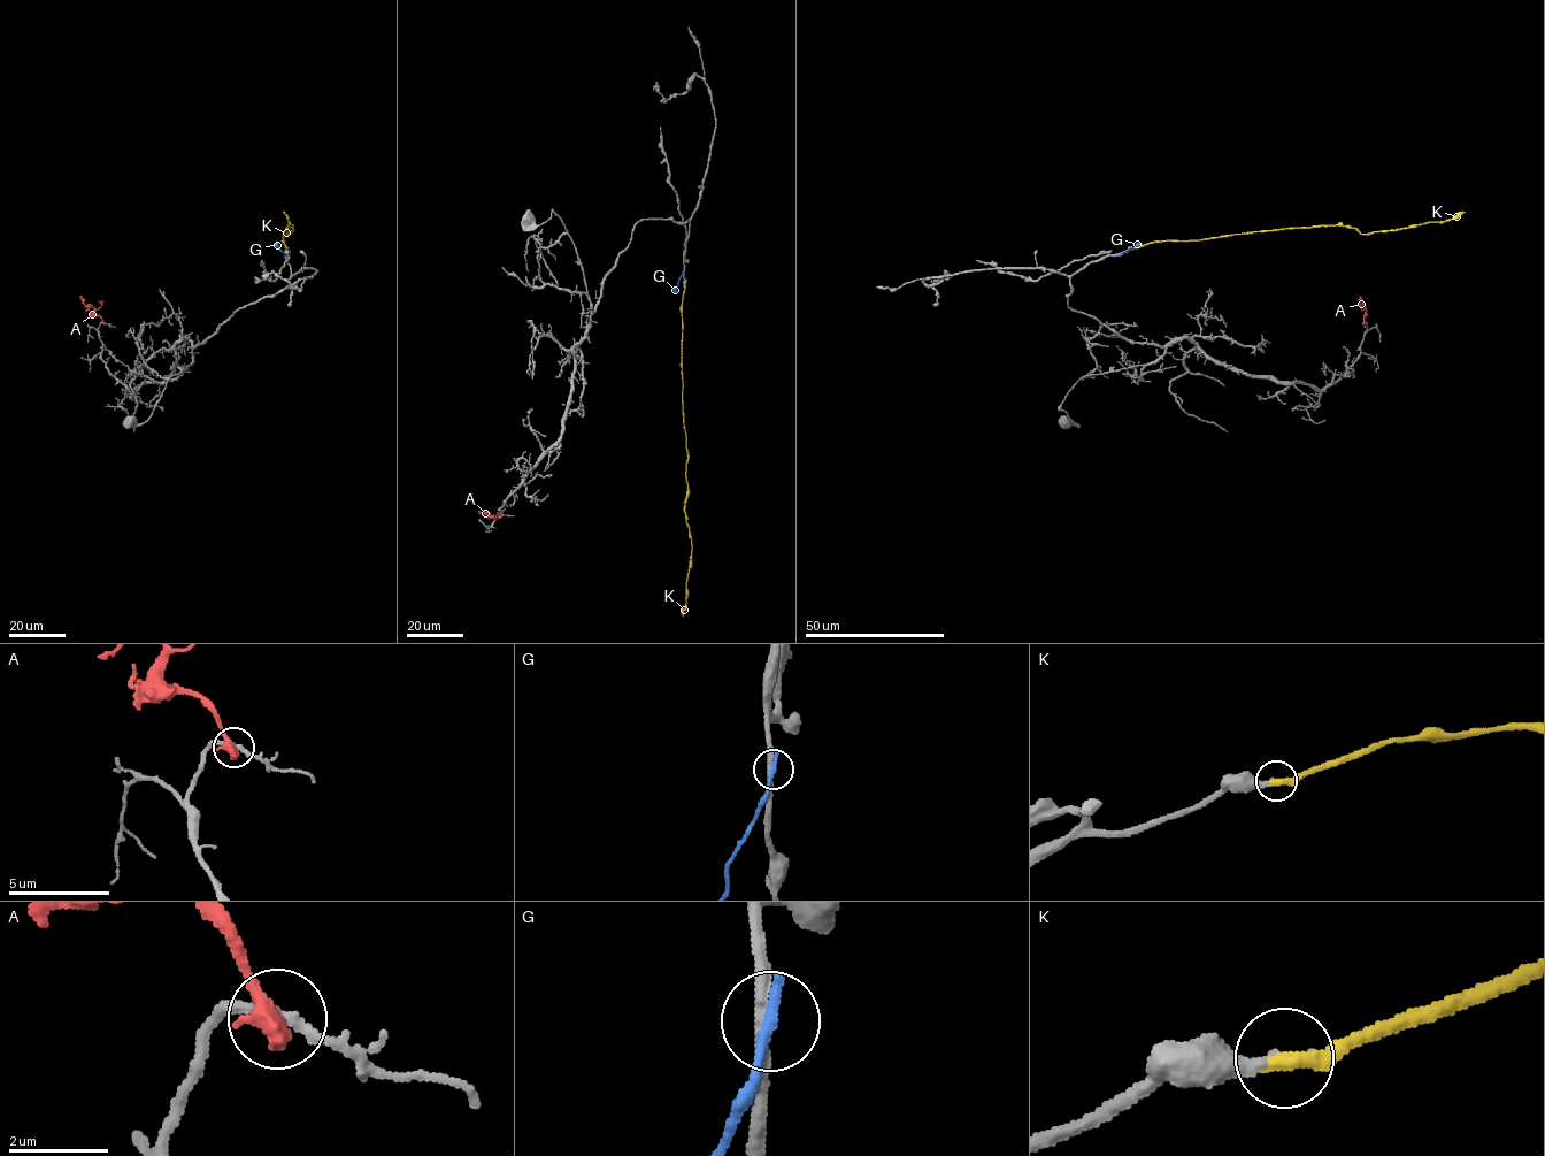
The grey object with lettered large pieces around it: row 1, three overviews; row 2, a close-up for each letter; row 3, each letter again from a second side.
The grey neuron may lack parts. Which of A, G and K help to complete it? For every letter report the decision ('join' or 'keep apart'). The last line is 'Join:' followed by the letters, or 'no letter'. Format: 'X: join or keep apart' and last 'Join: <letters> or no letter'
A: keep apart
G: keep apart
K: join
Join: K

